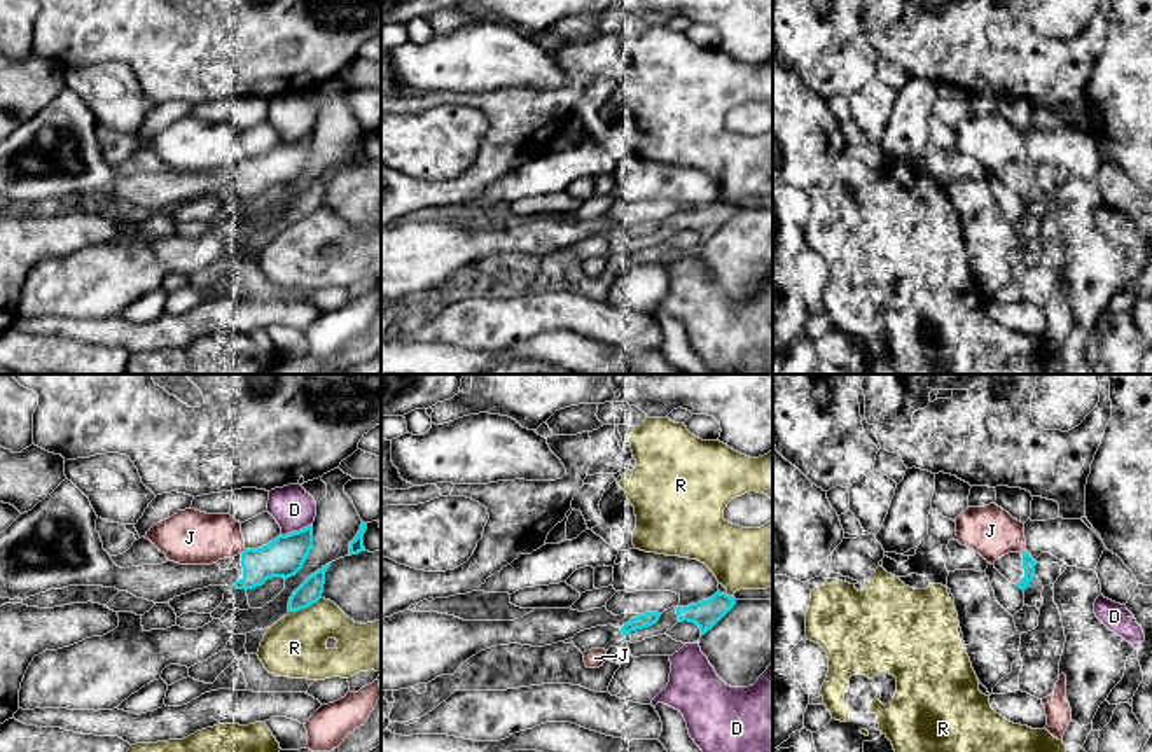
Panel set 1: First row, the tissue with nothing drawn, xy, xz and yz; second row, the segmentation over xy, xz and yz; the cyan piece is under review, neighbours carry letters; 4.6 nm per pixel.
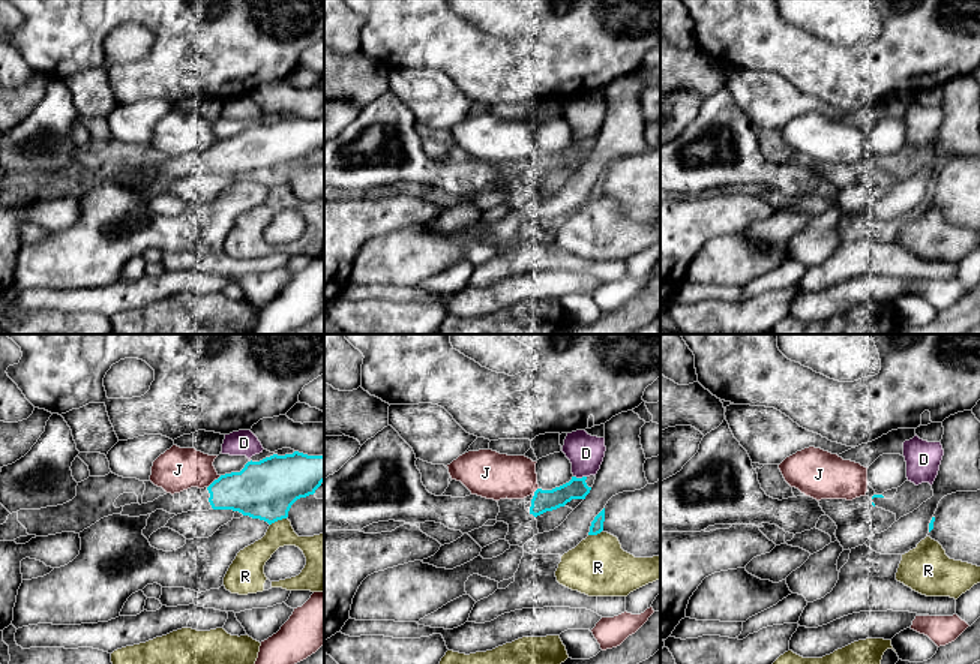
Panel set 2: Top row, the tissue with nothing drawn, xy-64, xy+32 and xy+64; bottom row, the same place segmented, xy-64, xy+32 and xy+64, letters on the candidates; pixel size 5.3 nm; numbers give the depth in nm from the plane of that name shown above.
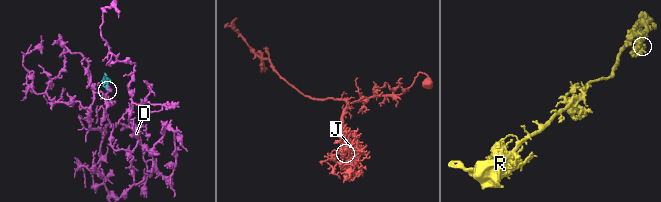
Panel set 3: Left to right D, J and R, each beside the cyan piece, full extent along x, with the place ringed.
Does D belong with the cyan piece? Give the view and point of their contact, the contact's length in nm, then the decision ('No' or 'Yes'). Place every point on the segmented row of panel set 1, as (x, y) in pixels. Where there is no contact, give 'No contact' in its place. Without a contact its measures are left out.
Touches cyan at xy (296, 532). Shared border 160 nm. No

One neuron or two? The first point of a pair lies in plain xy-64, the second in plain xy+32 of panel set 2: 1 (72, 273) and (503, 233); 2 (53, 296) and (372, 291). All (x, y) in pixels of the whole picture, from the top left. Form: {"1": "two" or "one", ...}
{"1": "one", "2": "one"}

